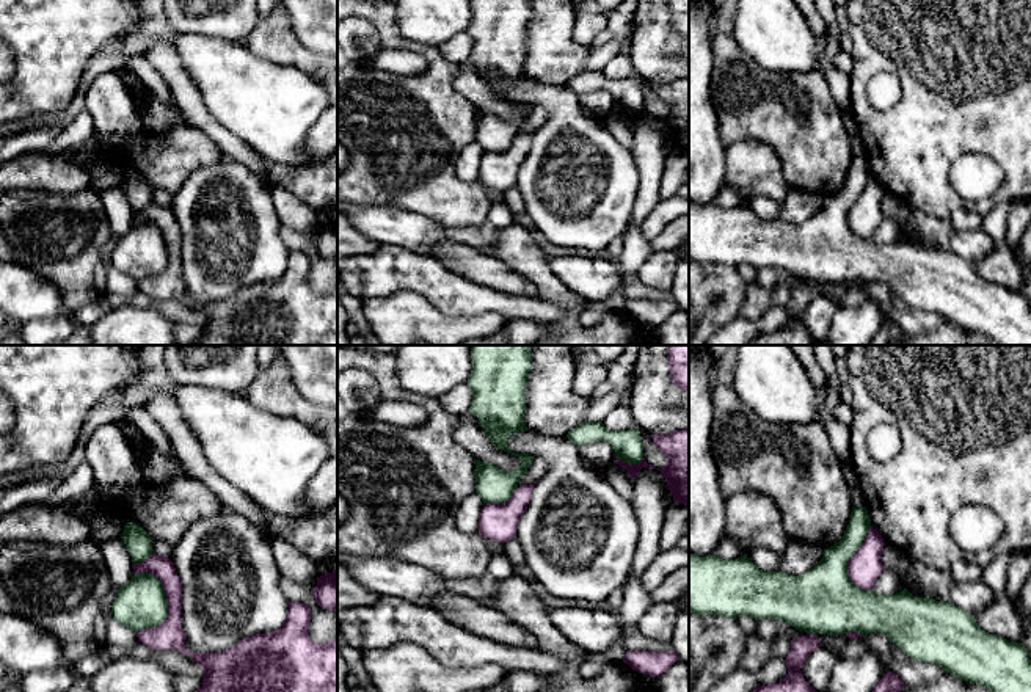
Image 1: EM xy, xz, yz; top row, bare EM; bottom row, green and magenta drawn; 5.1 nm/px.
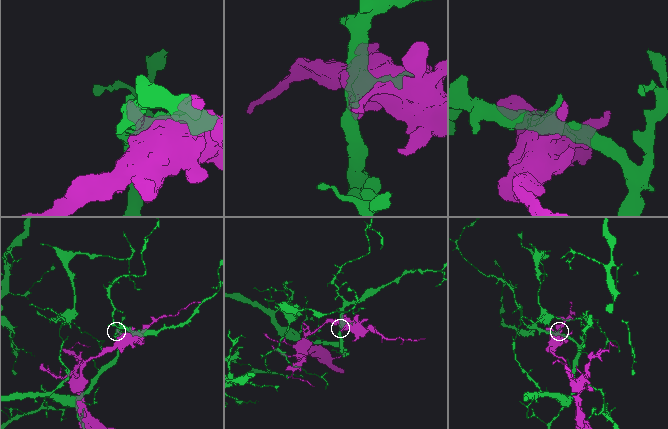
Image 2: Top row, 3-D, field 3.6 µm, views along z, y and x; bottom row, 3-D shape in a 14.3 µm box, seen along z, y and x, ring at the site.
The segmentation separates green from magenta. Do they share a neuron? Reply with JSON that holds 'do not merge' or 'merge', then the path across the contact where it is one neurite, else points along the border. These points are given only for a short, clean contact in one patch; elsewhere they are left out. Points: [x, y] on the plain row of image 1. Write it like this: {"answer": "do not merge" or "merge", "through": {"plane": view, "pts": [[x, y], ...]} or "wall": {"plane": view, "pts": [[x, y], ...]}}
{"answer": "do not merge"}

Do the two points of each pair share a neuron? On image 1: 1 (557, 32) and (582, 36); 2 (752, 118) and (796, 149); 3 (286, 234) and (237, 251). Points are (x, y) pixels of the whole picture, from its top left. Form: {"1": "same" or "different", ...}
{"1": "different", "2": "same", "3": "different"}

